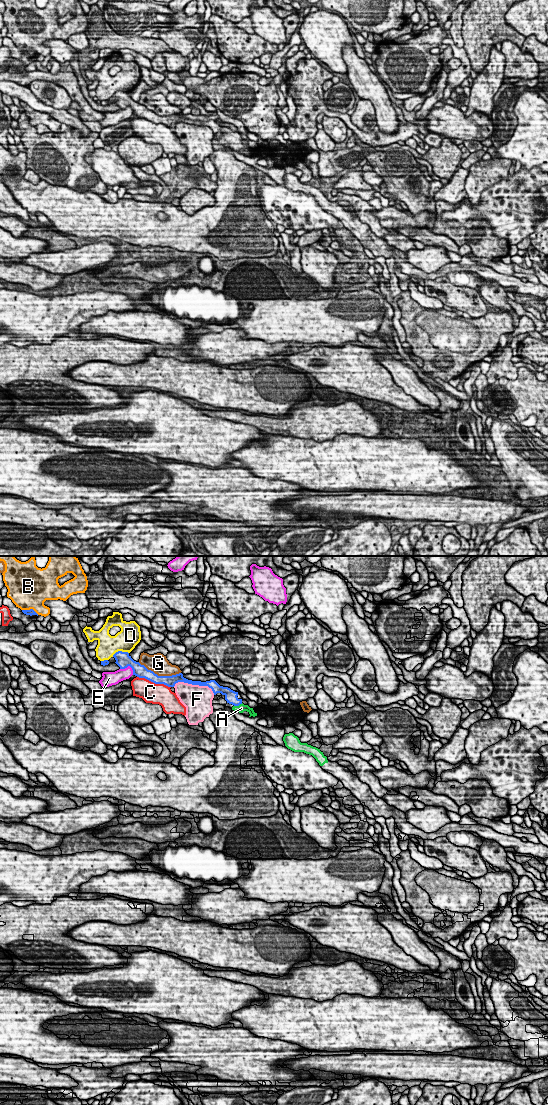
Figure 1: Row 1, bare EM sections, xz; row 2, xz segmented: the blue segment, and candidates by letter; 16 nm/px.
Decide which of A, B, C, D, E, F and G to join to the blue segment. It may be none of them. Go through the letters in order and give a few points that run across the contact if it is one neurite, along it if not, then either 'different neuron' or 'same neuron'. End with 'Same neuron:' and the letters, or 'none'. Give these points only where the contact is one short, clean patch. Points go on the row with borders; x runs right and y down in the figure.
A: line xz (231, 697), (238, 705), (241, 708); same neuron
B: different neuron
C: different neuron
D: different neuron
E: different neuron
F: different neuron
G: different neuron
Same neuron: A

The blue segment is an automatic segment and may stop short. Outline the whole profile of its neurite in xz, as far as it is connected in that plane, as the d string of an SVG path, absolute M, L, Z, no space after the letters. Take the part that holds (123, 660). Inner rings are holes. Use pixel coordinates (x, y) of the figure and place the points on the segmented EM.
M118 651L113 657L116 660L116 664L120 667L120 669L125 669L130 666L133 670L133 675L139 678L145 678L155 684L164 684L168 687L174 687L178 682L184 682L192 685L199 686L208 686L212 689L214 695L217 693L221 693L225 696L225 700L227 703L232 704L232 710L243 713L247 711L250 716L257 716L257 713L254 712L253 708L250 708L248 705L244 705L242 703L242 699L239 699L238 692L231 690L228 687L220 686L215 680L210 680L206 682L201 681L192 681L183 677L182 673L172 675L172 676L158 676L153 671L148 670L144 665L141 665L139 662L134 661L128 652Z

